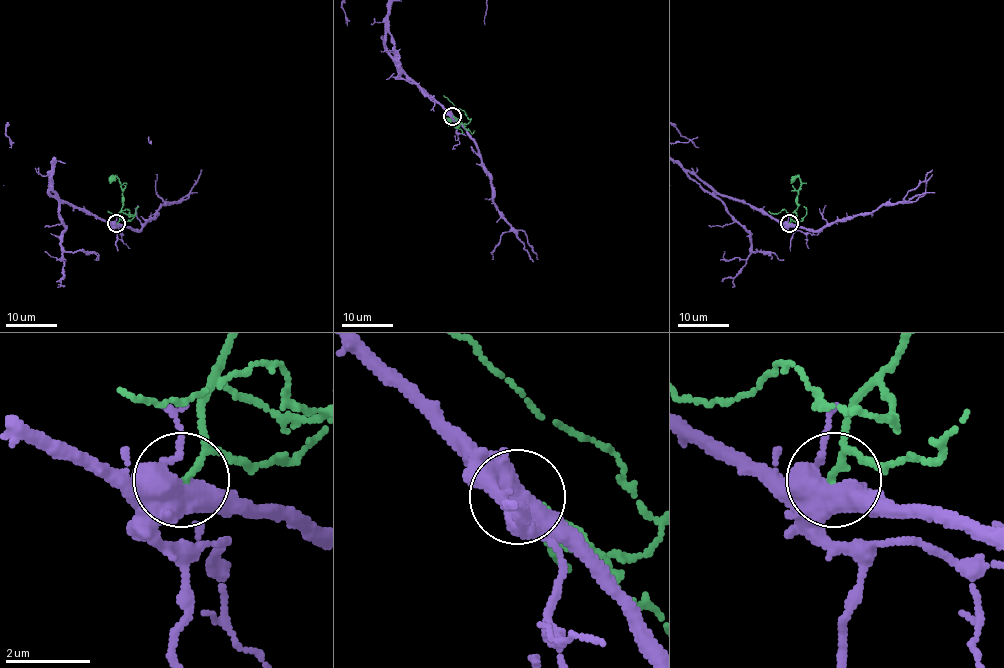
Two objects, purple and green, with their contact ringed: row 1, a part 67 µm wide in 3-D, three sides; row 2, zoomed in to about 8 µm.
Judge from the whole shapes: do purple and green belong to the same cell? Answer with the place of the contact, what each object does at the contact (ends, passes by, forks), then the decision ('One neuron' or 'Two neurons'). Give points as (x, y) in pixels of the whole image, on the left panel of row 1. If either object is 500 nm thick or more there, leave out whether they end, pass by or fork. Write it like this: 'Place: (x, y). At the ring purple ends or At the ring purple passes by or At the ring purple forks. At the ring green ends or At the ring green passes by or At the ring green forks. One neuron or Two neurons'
Place: (116, 223). Two neurons

